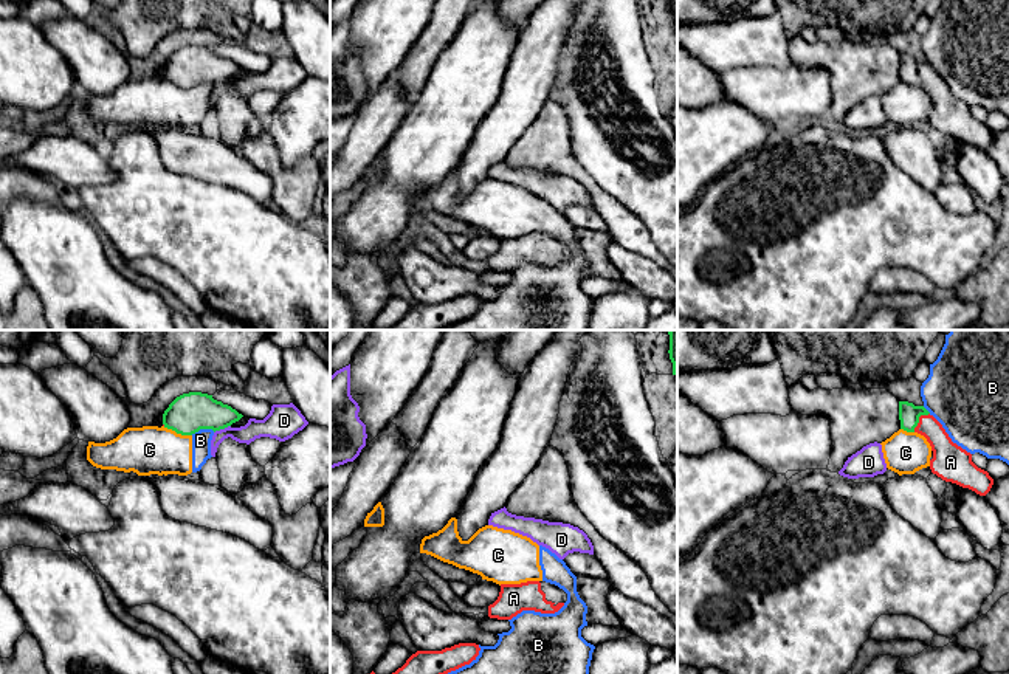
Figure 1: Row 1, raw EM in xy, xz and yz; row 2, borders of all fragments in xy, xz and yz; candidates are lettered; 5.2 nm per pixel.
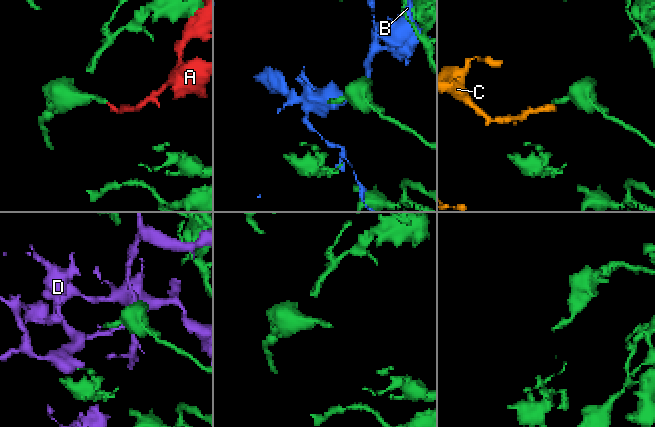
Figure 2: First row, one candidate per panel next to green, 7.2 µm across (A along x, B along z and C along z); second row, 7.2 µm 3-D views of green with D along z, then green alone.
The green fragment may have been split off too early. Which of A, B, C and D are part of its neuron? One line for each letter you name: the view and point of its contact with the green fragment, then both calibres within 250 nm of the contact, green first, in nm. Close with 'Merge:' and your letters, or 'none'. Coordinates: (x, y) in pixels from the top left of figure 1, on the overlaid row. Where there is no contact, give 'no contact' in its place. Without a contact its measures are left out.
A: yz (918, 420) | 110/160 nm
Merge: A

